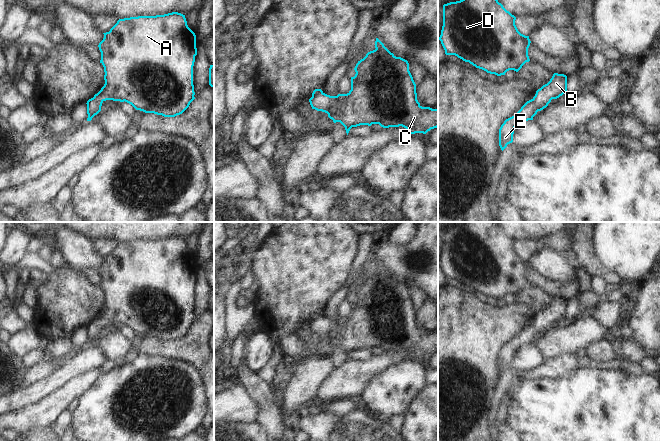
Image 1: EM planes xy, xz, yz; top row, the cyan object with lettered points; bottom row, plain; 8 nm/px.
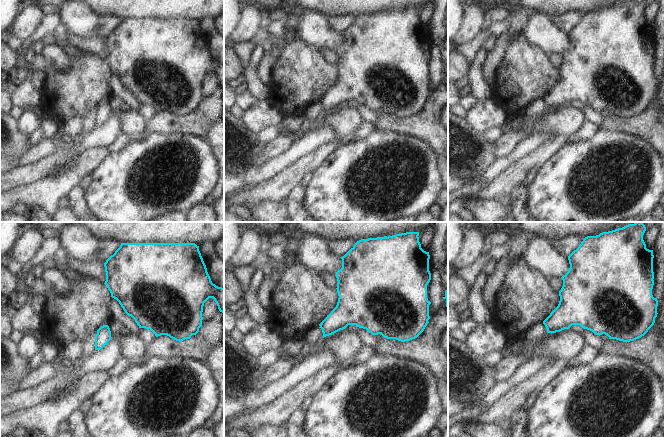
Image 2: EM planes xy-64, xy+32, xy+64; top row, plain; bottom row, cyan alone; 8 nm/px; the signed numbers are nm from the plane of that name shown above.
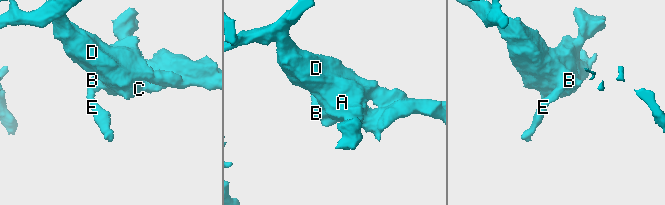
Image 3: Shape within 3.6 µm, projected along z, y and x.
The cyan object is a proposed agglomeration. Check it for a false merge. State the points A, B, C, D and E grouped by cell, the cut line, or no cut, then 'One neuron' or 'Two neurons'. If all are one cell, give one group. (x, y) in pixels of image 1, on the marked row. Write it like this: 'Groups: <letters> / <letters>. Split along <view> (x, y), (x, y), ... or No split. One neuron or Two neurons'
Groups: A B C D E. No split. One neuron

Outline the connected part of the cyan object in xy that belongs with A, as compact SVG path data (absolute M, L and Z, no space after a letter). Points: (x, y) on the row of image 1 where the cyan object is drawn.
M172 12L156 16L138 16L119 19L98 47L101 52L100 63L104 67L105 84L101 90L87 101L87 121L101 111L106 100L127 102L136 110L154 113L164 117L175 117L182 114L195 99L193 85L193 66L197 55L196 35L188 27L185 15Z

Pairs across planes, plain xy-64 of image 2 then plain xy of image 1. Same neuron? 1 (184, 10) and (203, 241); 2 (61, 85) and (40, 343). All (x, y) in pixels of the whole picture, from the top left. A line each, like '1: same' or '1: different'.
1: different
2: different

